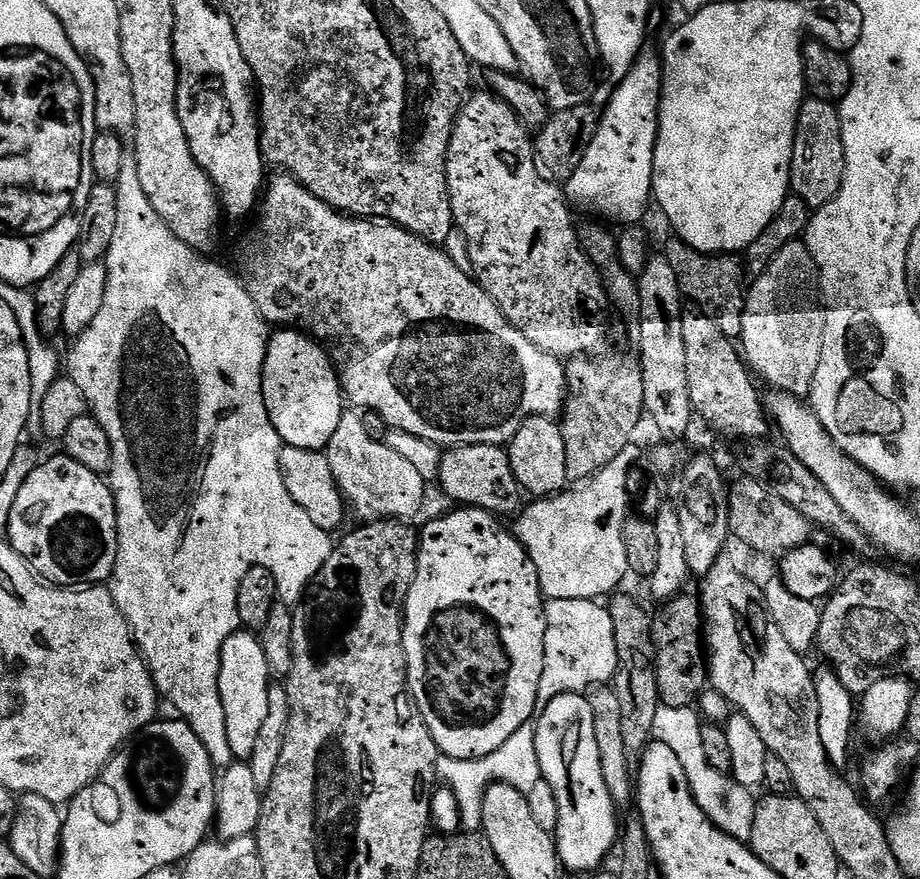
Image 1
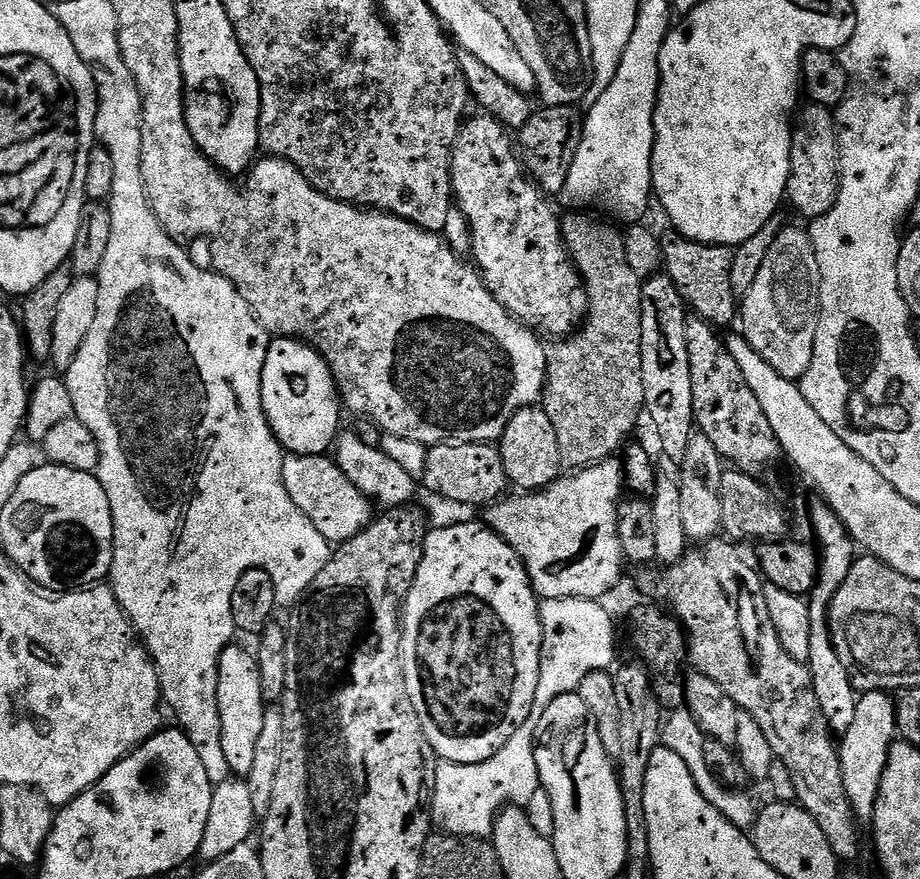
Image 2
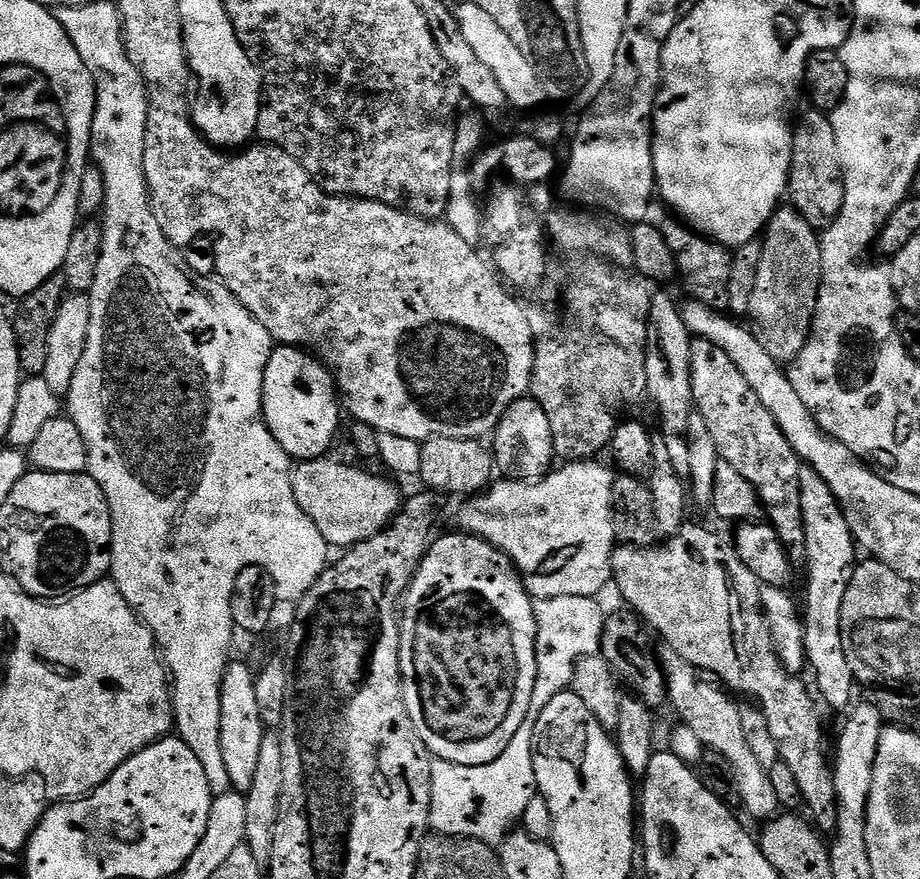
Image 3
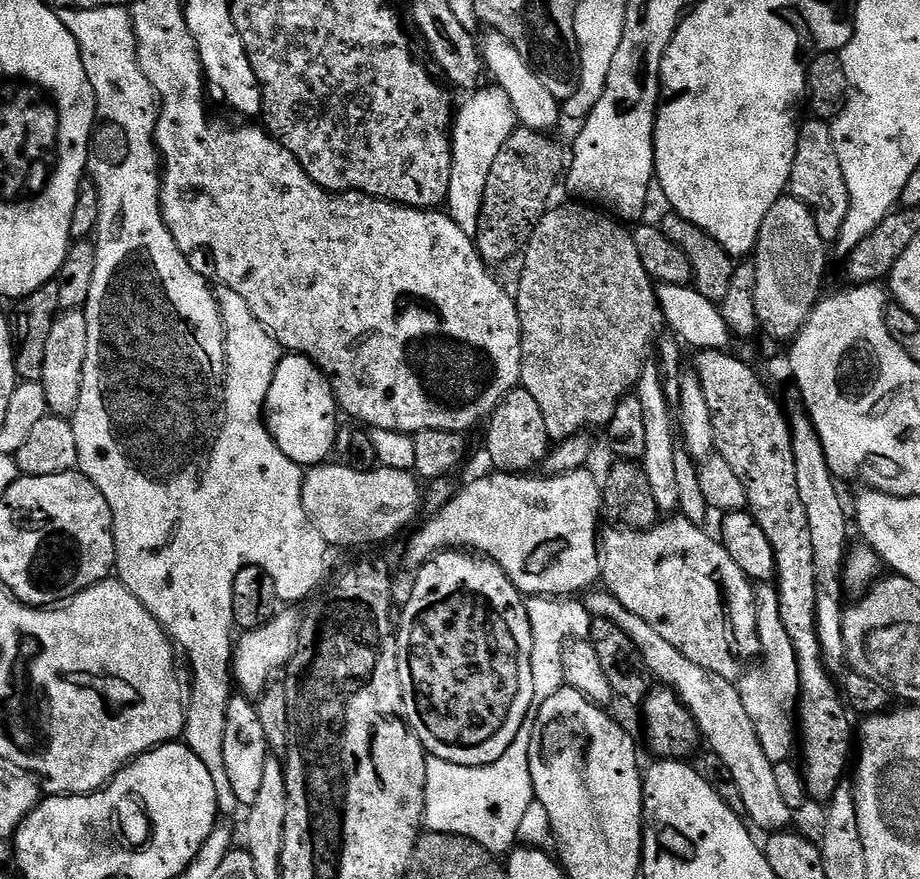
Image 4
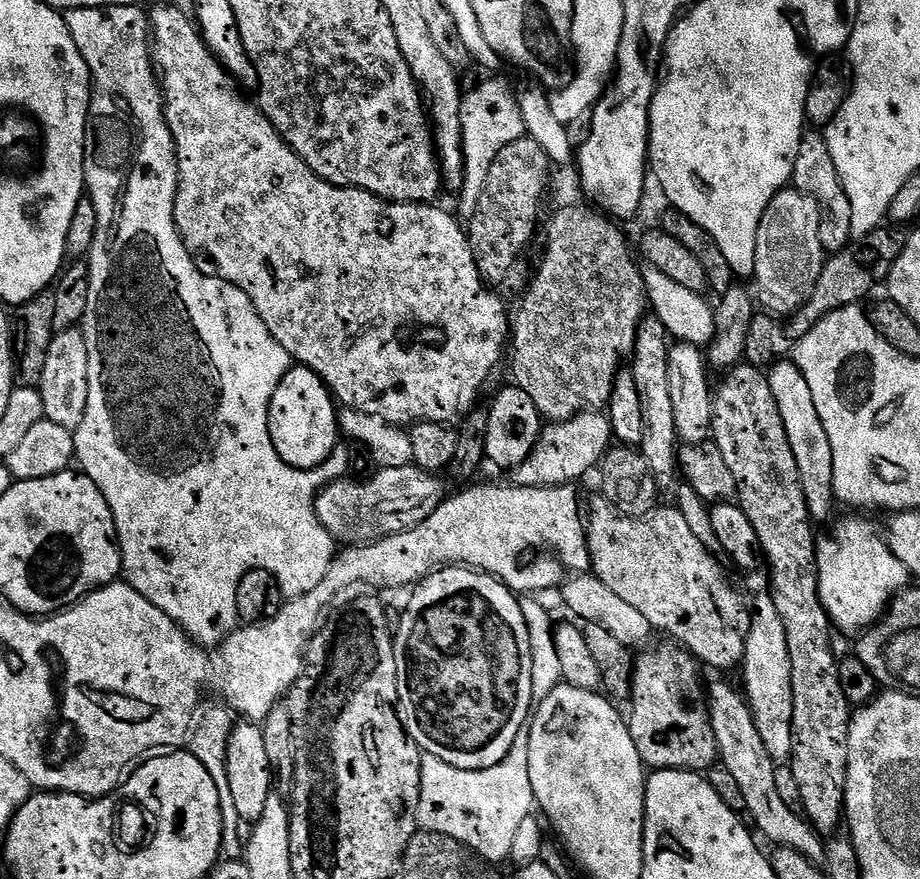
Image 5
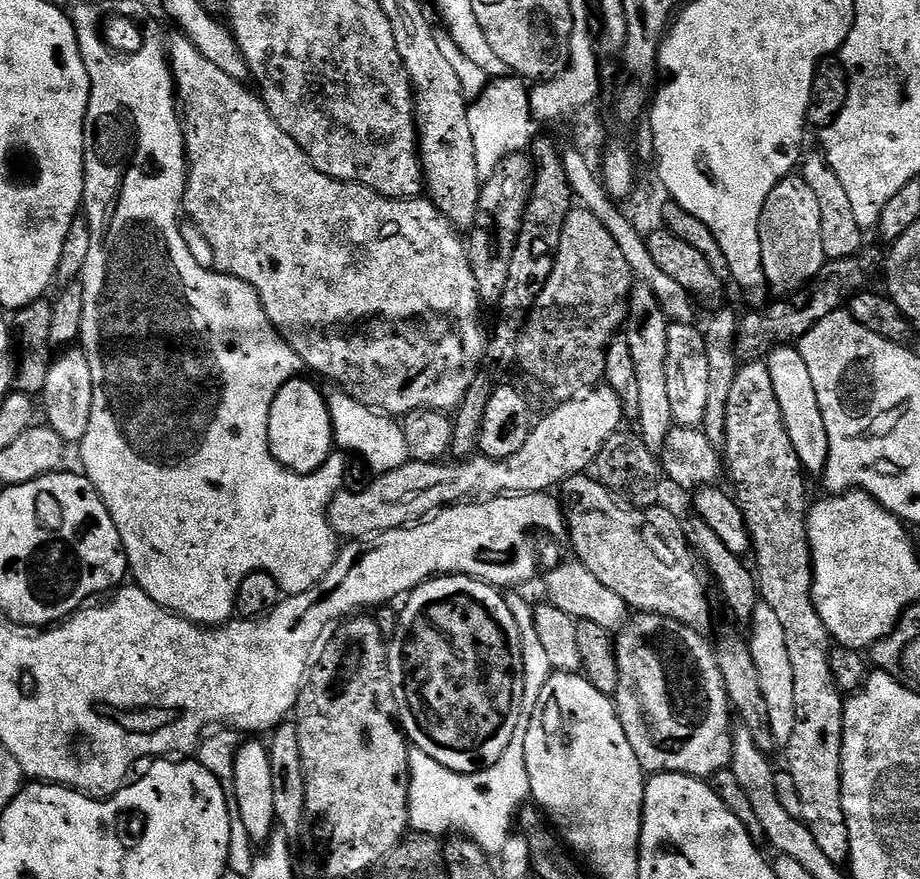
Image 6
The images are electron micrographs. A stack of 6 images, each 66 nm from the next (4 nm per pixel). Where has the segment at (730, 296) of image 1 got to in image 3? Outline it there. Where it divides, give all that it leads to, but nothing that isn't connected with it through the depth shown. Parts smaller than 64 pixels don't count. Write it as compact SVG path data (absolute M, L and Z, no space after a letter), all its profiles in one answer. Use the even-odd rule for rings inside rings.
M671 218L665 224L659 225L662 238L666 246L670 246L670 254L674 254L676 271L679 283L684 283L688 300L702 302L702 306L710 306L716 312L728 312L730 294L730 266L732 265L732 252L719 244L716 240L700 235L695 228L688 227L683 220Z

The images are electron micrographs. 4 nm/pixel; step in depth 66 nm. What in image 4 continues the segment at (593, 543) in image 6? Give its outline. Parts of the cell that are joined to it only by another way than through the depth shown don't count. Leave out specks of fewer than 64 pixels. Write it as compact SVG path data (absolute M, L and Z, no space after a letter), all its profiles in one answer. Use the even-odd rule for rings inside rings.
M679 514L661 519L654 527L643 530L611 527L605 527L598 536L600 580L607 592L622 606L626 606L630 614L638 614L642 622L654 626L657 634L666 638L666 642L670 642L674 650L686 654L690 662L714 674L722 674L722 678L727 680L739 681L760 655L756 590L753 581L742 574L742 570L738 570L734 558L726 554L719 539L713 533L711 536L710 533L703 532L705 529L701 525L690 522Z

